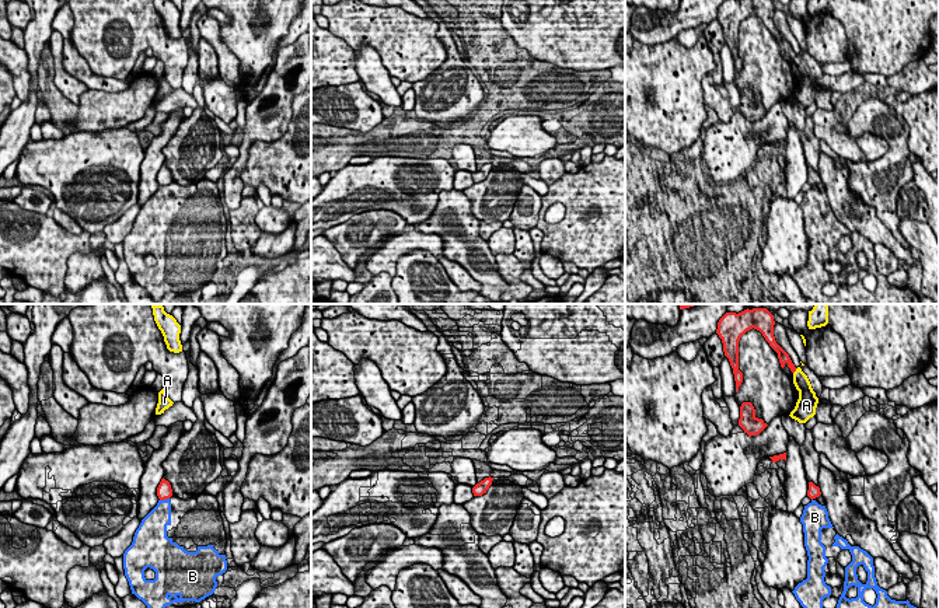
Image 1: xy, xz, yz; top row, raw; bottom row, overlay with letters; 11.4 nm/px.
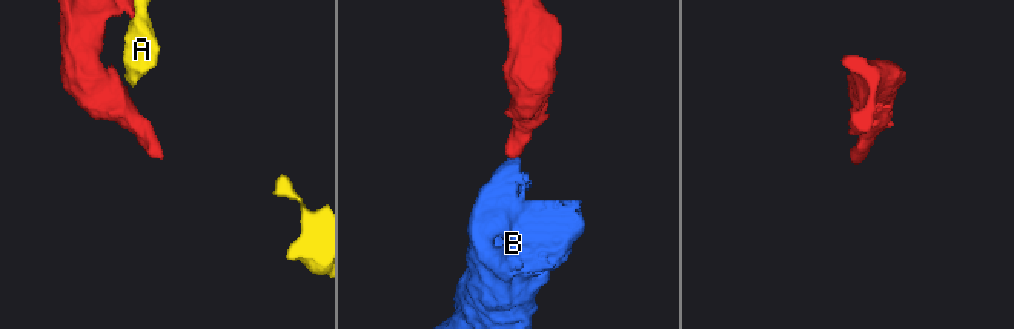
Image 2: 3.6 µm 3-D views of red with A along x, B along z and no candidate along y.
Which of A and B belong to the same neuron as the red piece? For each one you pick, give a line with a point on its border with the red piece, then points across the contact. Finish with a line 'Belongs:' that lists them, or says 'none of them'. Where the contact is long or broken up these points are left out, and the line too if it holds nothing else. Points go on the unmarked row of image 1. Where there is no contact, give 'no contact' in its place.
Belongs: none of them

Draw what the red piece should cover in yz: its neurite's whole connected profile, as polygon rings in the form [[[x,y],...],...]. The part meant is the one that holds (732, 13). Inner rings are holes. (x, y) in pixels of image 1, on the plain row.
[[[725,0],[719,6],[716,20],[722,25],[725,42],[733,55],[736,78],[743,69],[743,59],[739,56],[739,27],[753,14],[760,17],[769,32],[778,39],[781,53],[788,52],[792,59],[796,57],[789,41],[775,27],[774,11],[772,0]]]

